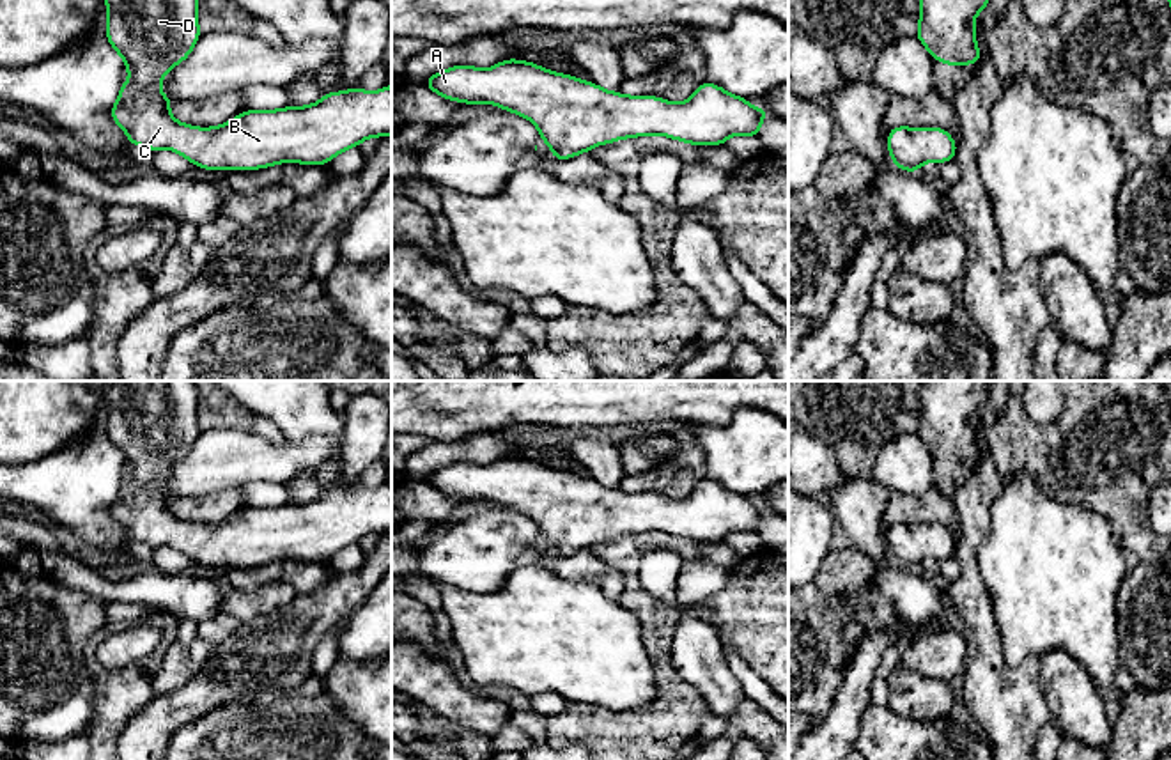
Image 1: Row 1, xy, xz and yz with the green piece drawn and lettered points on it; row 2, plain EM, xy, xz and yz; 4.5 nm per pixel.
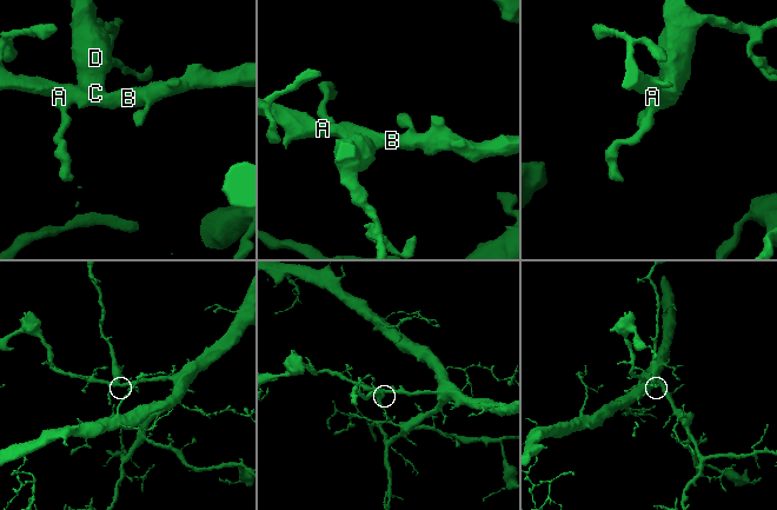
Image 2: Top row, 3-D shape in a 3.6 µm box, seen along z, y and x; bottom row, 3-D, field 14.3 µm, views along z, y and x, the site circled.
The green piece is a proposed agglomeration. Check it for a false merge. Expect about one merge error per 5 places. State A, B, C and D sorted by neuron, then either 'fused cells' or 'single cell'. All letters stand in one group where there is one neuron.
A B C D; single cell

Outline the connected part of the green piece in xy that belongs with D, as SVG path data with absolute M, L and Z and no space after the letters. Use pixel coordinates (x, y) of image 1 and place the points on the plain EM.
M106 381L103 397L108 406L106 434L110 443L124 455L131 477L122 477L122 484L110 512L120 523L131 542L143 542L151 547L170 546L198 565L218 567L255 567L285 558L301 562L326 562L340 549L358 544L370 533L392 531L392 482L376 489L353 484L344 489L324 491L315 501L287 503L280 507L244 507L232 517L216 524L195 524L175 517L168 505L172 496L158 482L165 471L186 457L200 434L198 427L198 390L195 381Z

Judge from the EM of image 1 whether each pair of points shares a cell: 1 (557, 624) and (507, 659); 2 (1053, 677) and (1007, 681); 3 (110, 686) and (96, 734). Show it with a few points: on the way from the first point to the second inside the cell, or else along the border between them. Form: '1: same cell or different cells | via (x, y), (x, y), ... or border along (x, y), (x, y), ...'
1: same cell | via (544, 633), (534, 633), (519, 647)
2: different cells | border along (1037, 659), (1039, 688), (1051, 718)
3: same cell | via (110, 698), (108, 721)

